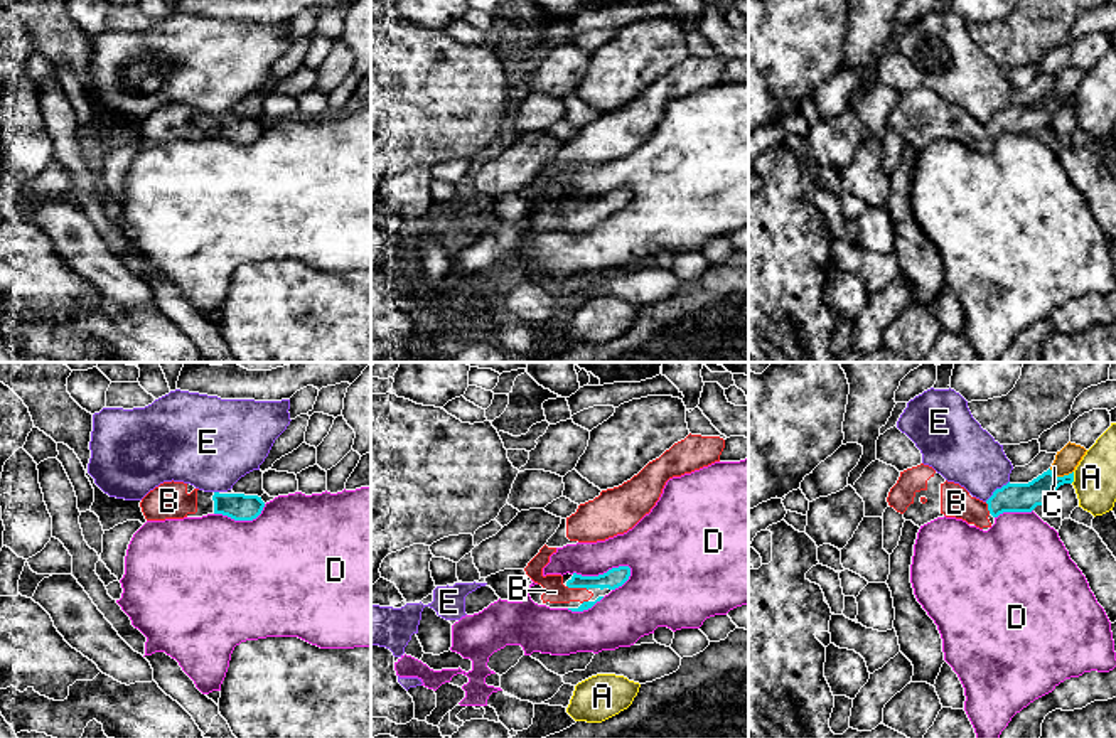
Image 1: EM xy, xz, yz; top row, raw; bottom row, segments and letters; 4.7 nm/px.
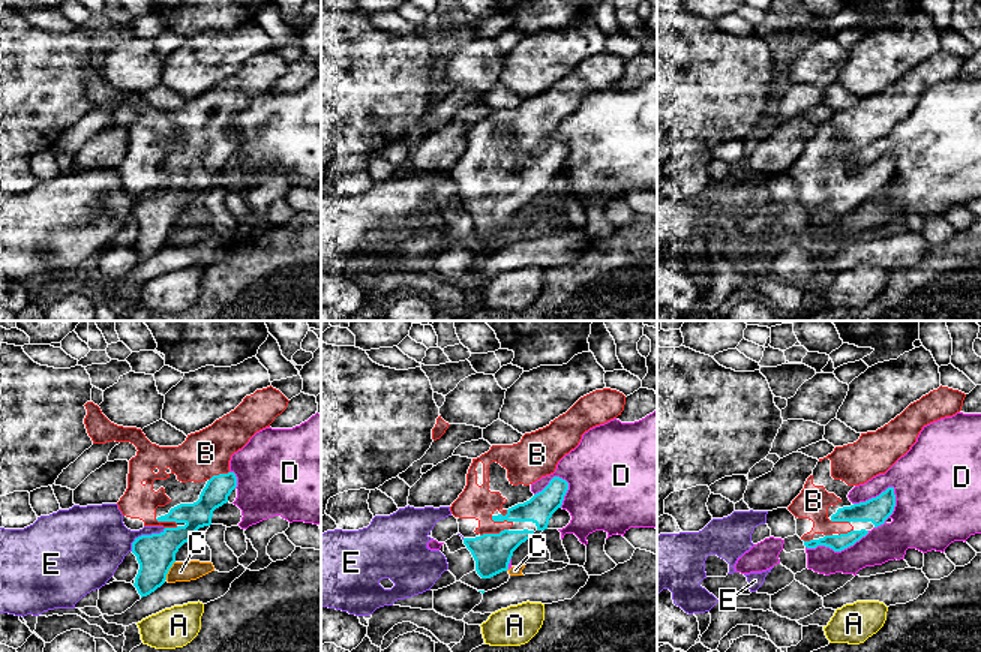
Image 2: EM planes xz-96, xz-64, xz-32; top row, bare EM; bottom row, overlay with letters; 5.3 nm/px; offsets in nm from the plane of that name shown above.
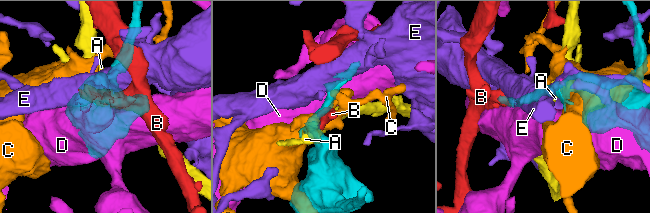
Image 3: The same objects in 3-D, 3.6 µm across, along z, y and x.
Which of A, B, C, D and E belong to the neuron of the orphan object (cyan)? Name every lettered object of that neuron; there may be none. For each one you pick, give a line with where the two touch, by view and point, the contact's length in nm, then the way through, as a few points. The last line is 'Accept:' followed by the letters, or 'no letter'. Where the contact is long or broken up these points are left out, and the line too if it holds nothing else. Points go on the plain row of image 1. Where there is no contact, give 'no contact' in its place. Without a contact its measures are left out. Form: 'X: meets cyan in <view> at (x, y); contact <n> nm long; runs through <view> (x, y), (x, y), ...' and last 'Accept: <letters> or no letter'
B: meets cyan in xz at (577, 209); contact 110 nm long
Accept: B

